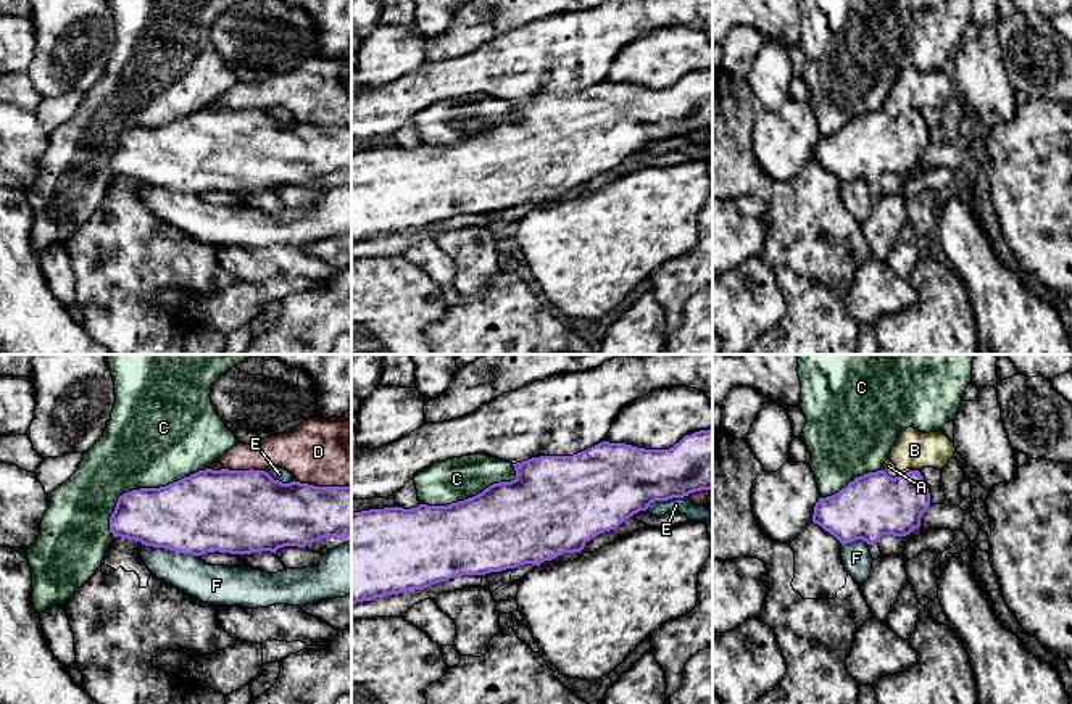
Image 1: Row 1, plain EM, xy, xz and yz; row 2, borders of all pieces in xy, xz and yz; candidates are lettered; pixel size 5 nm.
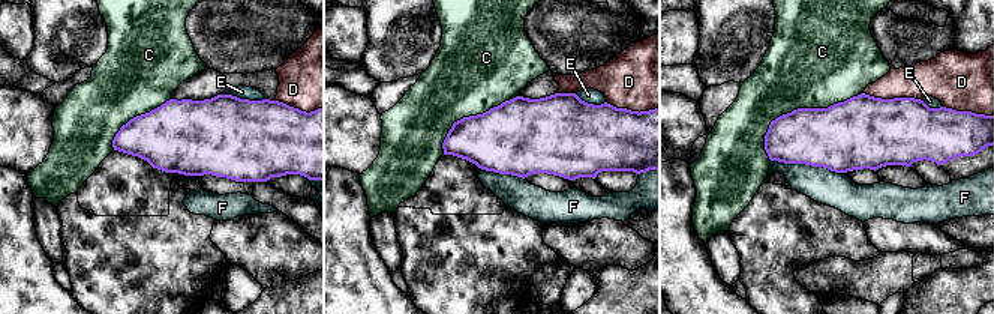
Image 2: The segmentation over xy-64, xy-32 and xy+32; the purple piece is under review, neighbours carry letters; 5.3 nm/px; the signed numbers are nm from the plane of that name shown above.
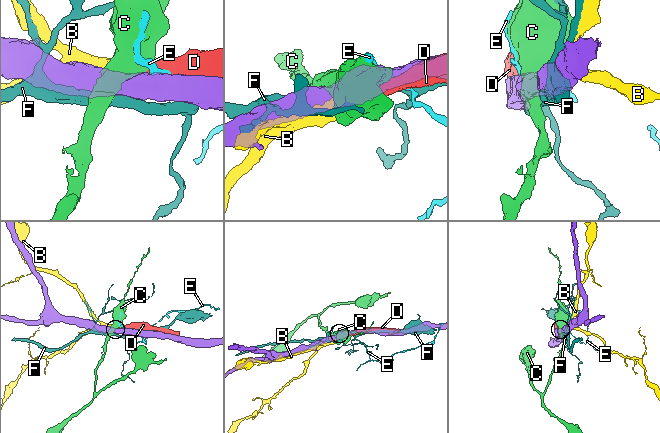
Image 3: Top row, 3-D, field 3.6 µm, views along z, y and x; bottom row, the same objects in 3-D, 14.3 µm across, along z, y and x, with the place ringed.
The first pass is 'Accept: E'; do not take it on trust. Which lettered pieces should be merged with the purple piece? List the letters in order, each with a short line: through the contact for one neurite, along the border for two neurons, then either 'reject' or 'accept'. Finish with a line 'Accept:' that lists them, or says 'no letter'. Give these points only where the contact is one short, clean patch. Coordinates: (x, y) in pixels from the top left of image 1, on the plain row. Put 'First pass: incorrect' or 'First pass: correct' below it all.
A: reject
B: reject
C: reject
D: reject
E: reject
F: reject
Accept: no letter
First pass: incorrect

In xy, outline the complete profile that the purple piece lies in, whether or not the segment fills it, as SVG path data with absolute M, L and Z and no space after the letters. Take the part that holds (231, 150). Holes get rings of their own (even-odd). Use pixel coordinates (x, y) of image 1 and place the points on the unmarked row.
M198 110L160 127L132 129L118 137L110 171L145 185L202 195L206 192L251 193L298 185L322 177L351 176L351 126L282 122L264 110Z

